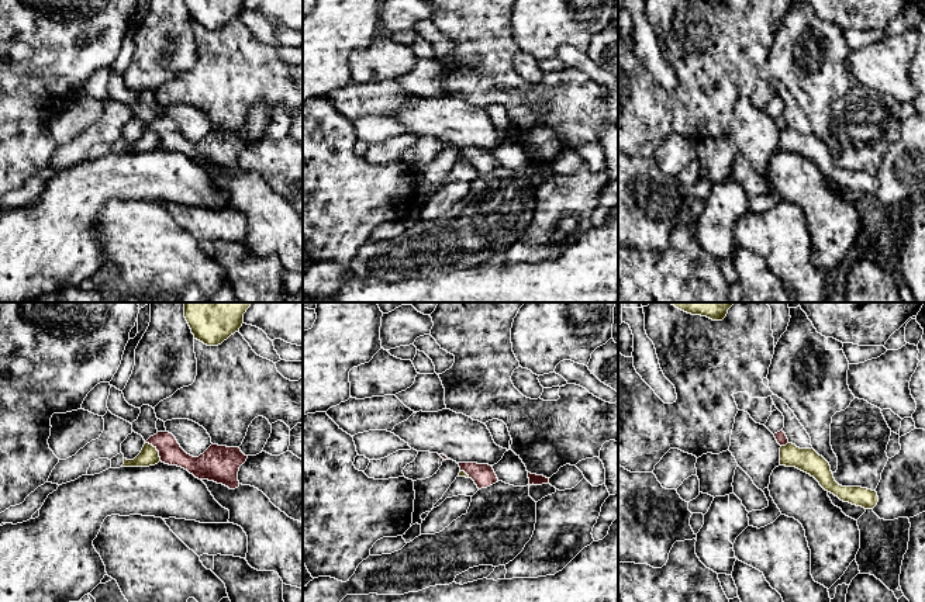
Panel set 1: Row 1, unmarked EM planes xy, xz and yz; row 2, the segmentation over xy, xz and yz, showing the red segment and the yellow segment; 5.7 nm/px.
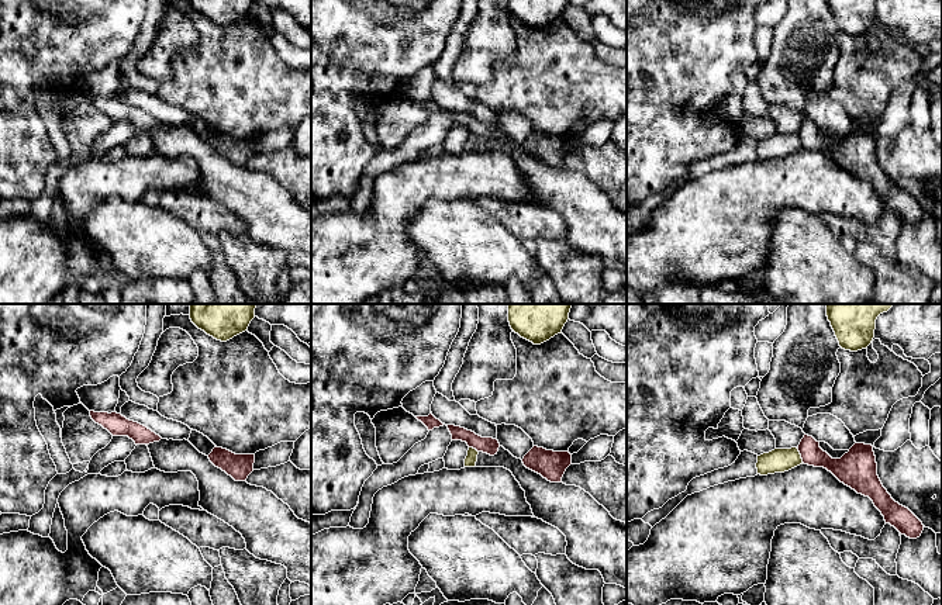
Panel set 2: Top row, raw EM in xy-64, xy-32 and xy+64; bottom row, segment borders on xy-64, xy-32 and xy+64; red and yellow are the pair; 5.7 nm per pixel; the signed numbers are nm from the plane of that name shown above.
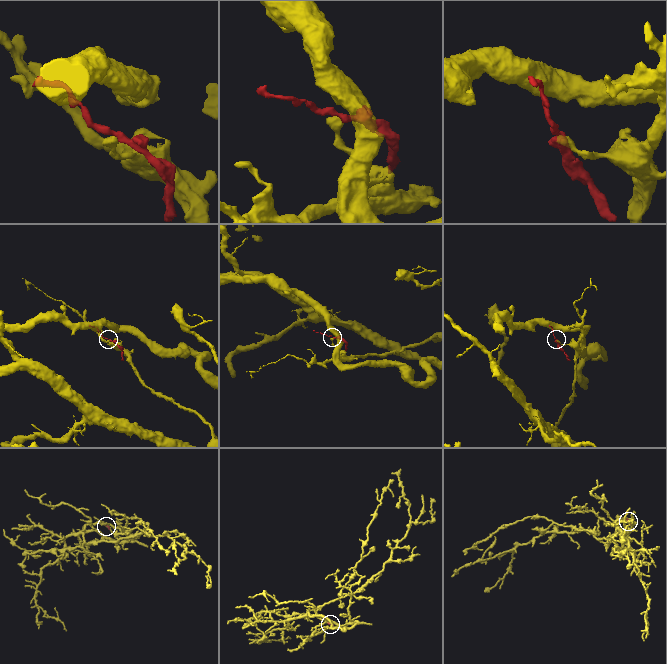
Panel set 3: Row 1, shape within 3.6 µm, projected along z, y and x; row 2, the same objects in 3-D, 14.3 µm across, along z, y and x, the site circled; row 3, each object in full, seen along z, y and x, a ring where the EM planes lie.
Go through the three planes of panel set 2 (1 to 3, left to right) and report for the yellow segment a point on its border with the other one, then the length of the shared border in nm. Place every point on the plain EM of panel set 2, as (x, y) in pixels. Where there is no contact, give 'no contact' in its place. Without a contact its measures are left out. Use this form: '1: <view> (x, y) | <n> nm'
1: no contact
2: xy-32 (473, 132) | 70 nm
3: xy+64 (800, 138) | 100 nm

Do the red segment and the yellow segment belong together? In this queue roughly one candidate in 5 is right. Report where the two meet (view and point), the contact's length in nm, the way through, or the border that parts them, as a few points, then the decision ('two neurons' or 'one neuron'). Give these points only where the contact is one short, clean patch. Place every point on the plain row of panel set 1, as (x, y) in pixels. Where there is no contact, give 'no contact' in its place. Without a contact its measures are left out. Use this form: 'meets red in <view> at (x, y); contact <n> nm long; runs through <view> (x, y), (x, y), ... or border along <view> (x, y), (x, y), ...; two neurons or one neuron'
meets red in xy at (156, 134); contact 140 nm long; border along xy (147, 127), (158, 137), (161, 145); two neurons

